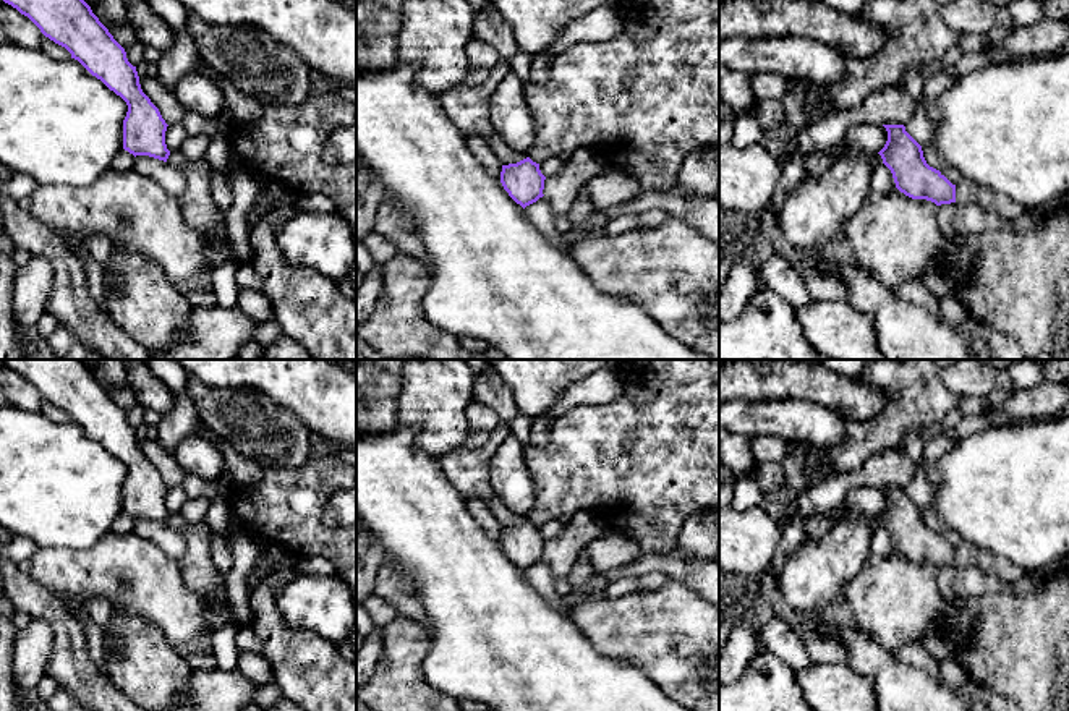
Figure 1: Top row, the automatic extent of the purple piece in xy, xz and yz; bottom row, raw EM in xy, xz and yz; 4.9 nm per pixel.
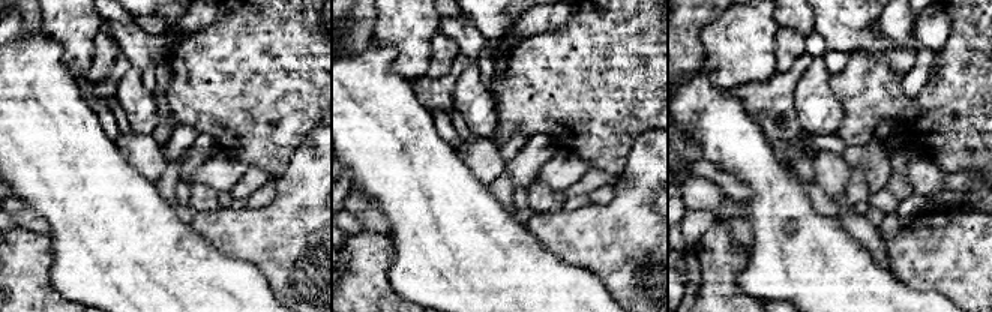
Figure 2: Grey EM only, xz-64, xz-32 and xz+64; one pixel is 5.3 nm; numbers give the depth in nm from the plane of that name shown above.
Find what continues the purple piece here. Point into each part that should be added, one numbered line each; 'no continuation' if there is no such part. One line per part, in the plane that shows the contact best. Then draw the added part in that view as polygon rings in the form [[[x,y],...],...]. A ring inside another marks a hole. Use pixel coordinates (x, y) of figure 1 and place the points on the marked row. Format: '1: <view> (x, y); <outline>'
no continuation

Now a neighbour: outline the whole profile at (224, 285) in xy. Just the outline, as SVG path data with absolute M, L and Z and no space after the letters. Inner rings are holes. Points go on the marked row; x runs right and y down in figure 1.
M236 259L211 269L212 277L212 293L217 298L217 304L222 308L238 306L238 287L235 280L235 272L240 262Z

